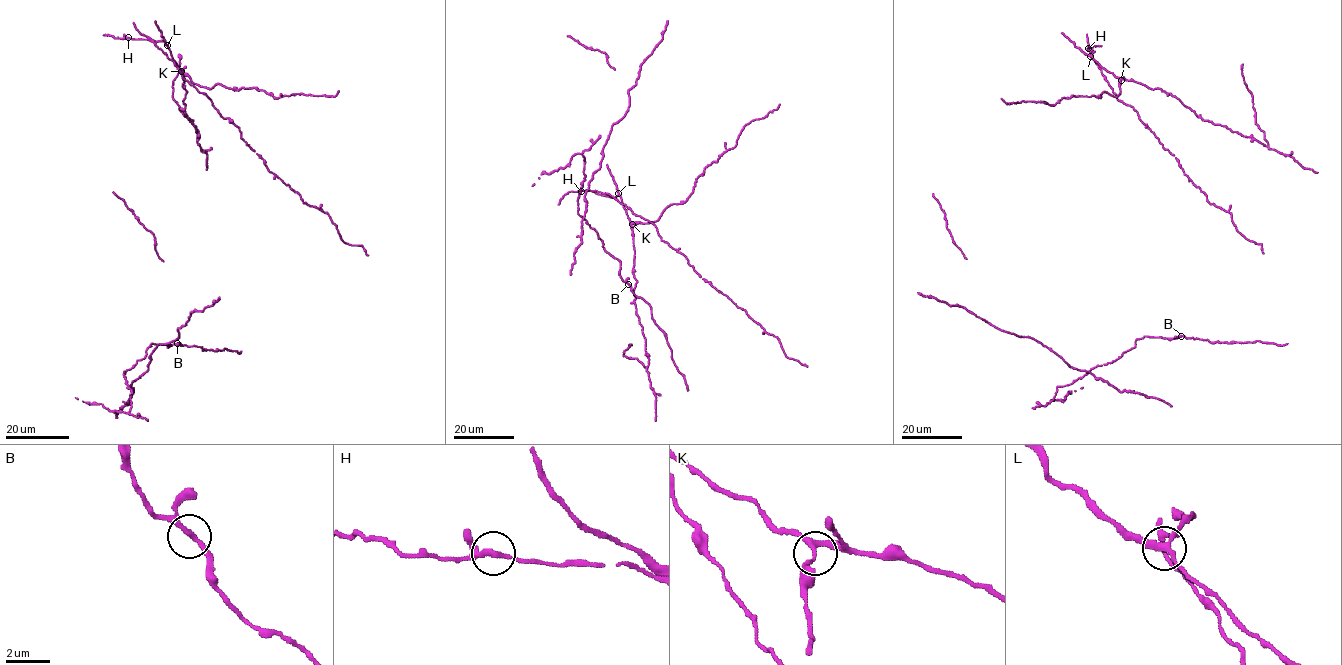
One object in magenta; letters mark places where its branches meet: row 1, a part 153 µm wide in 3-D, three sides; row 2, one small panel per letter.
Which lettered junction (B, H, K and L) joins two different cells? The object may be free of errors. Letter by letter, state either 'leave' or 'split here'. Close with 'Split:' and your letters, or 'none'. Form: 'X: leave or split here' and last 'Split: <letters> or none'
B: leave
H: leave
K: leave
L: split here
Split: L

